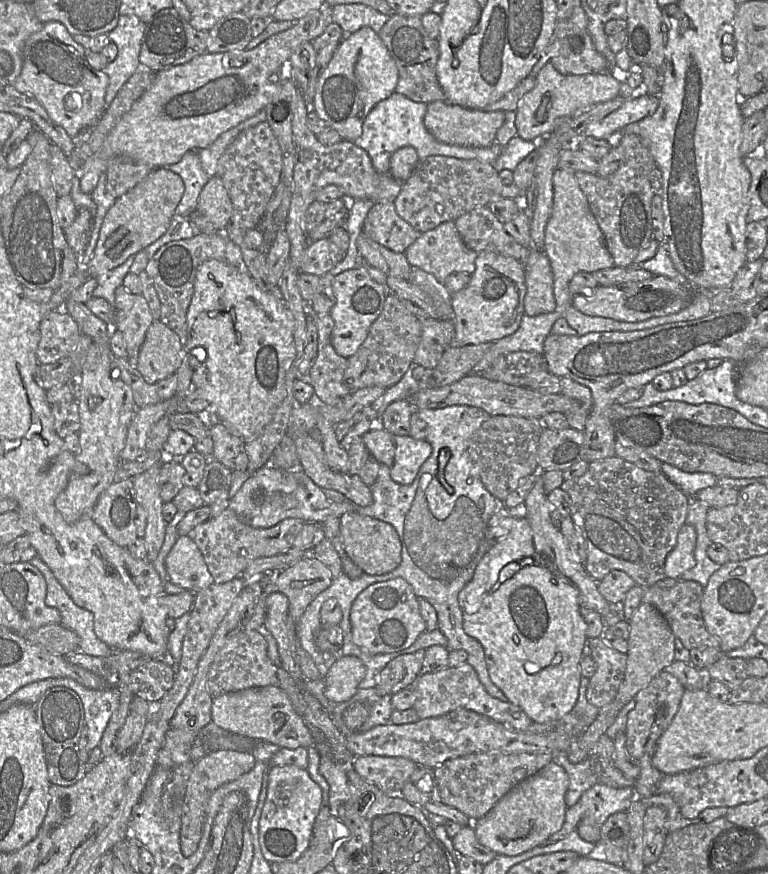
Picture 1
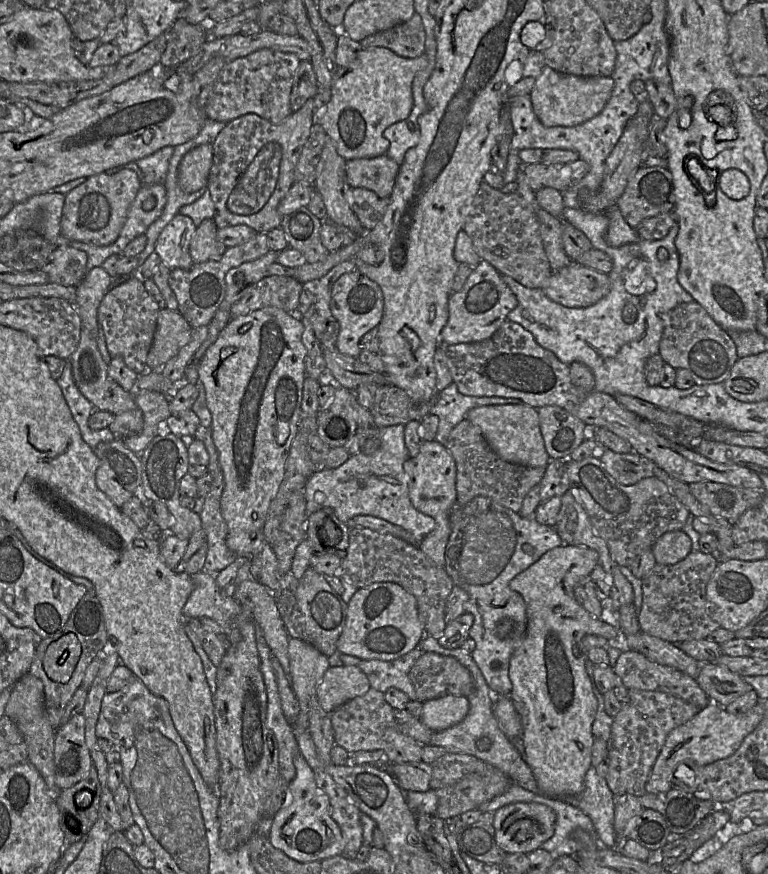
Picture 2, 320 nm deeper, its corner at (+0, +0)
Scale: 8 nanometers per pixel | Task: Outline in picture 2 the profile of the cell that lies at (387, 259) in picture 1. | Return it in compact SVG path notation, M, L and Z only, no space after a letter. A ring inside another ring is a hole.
M351 187L345 197L365 230L373 230L382 221L391 202L390 197L381 198L372 190L361 187Z

